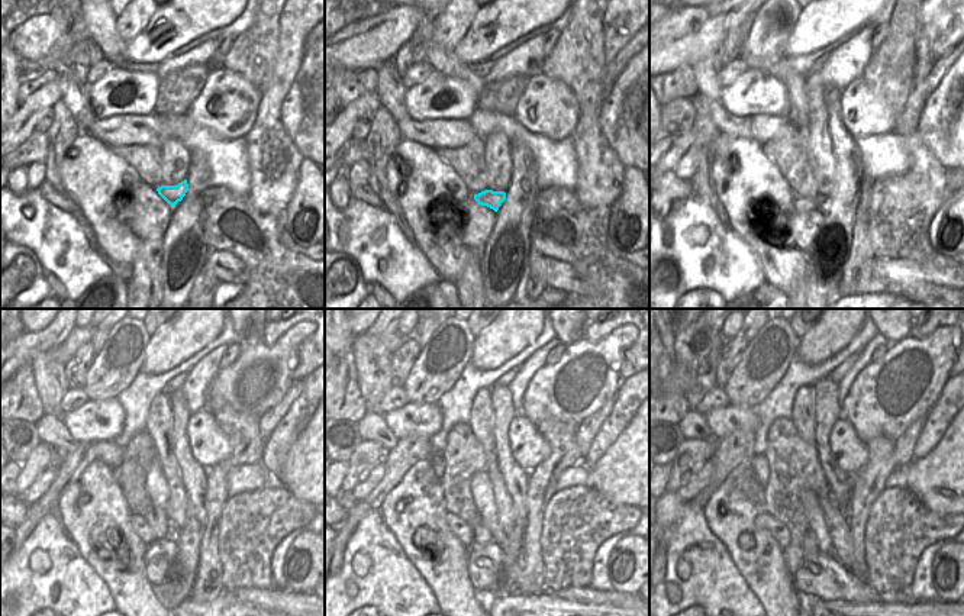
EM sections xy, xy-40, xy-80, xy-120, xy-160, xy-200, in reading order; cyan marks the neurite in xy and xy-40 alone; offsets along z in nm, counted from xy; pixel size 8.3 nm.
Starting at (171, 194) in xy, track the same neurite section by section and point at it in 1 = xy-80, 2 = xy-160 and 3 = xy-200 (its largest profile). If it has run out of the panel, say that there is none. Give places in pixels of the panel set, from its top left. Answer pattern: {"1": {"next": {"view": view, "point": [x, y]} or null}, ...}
{"1": {"next": {"view": "xy-80", "point": [800, 203]}}, "2": {"next": {"view": "xy-160", "point": [464, 532]}}, "3": {"next": {"view": "xy-200", "point": [779, 531]}}}

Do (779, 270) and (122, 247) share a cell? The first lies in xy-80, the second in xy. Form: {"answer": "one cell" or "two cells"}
{"answer": "one cell"}

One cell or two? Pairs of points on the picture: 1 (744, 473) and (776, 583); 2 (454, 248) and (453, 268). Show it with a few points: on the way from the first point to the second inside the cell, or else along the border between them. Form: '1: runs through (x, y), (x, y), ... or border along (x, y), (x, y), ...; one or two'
1: runs through (741, 500), (741, 537), (755, 555); one
2: runs through (453, 252), (453, 264); one

